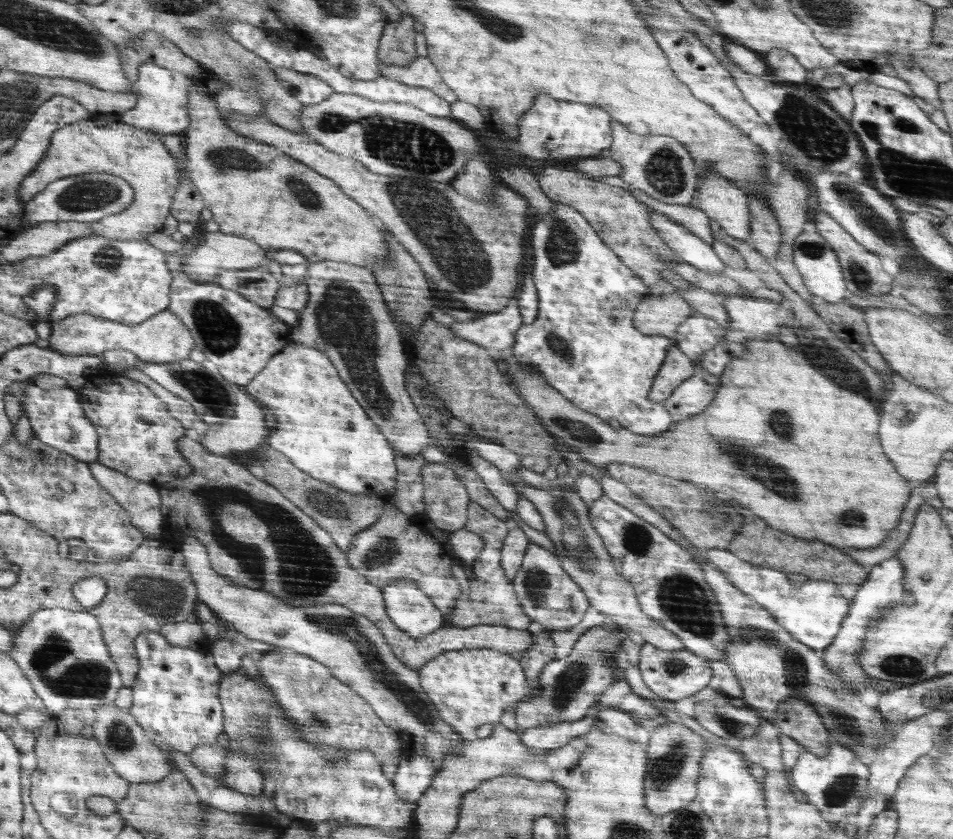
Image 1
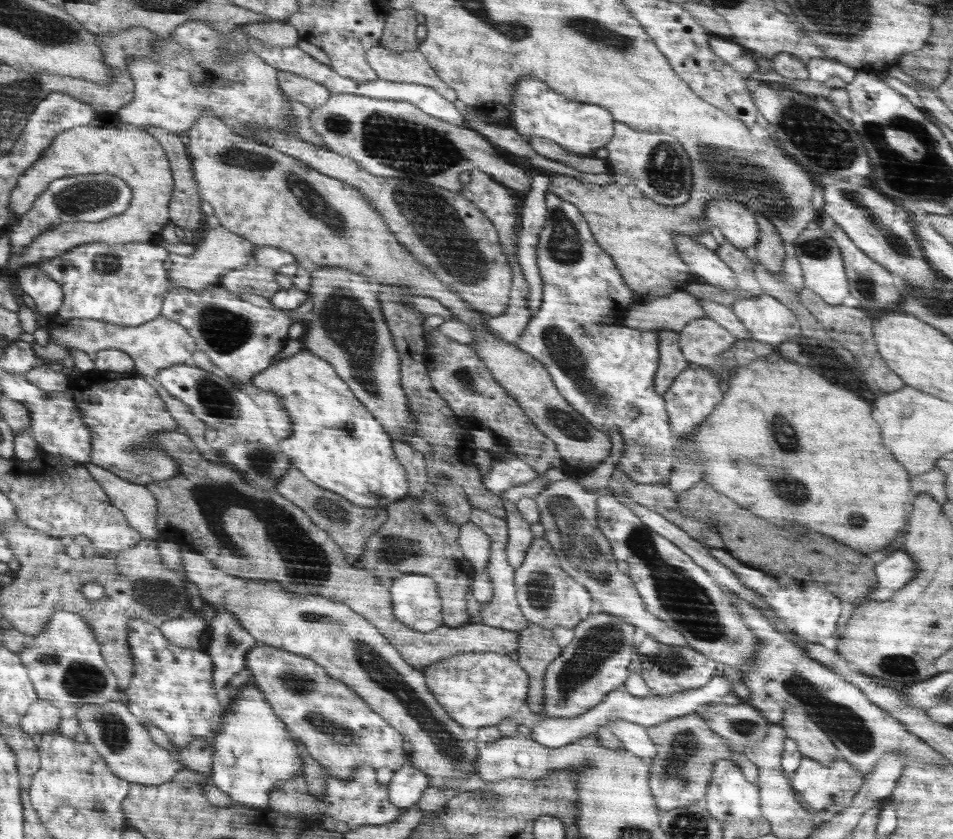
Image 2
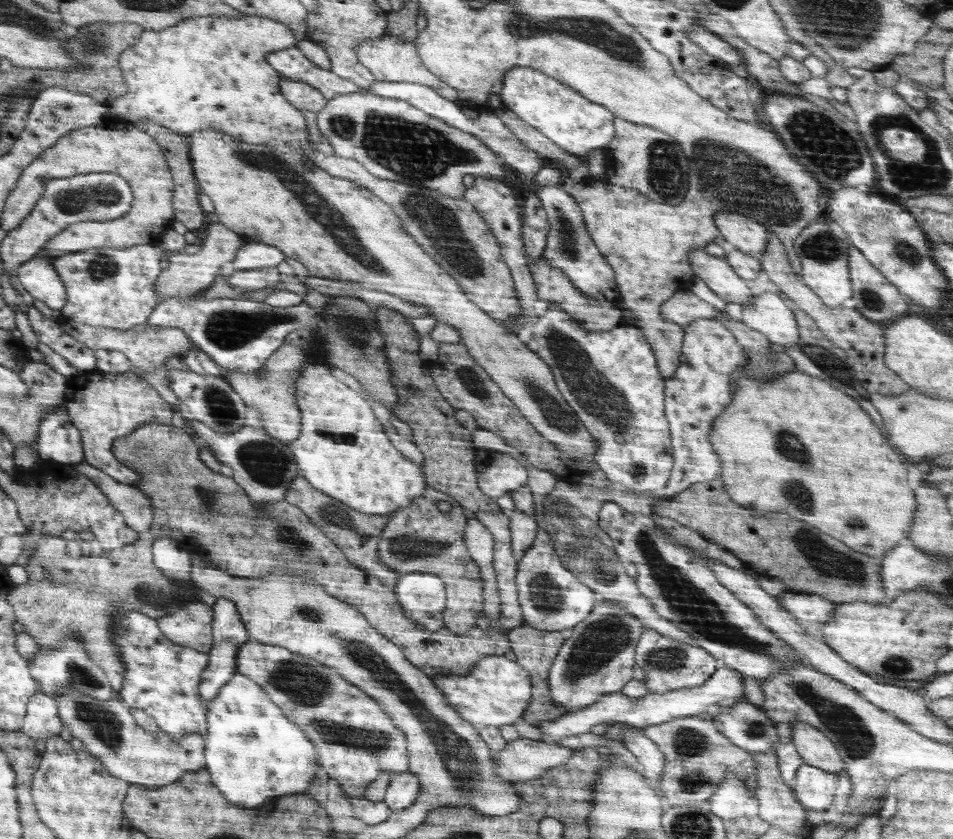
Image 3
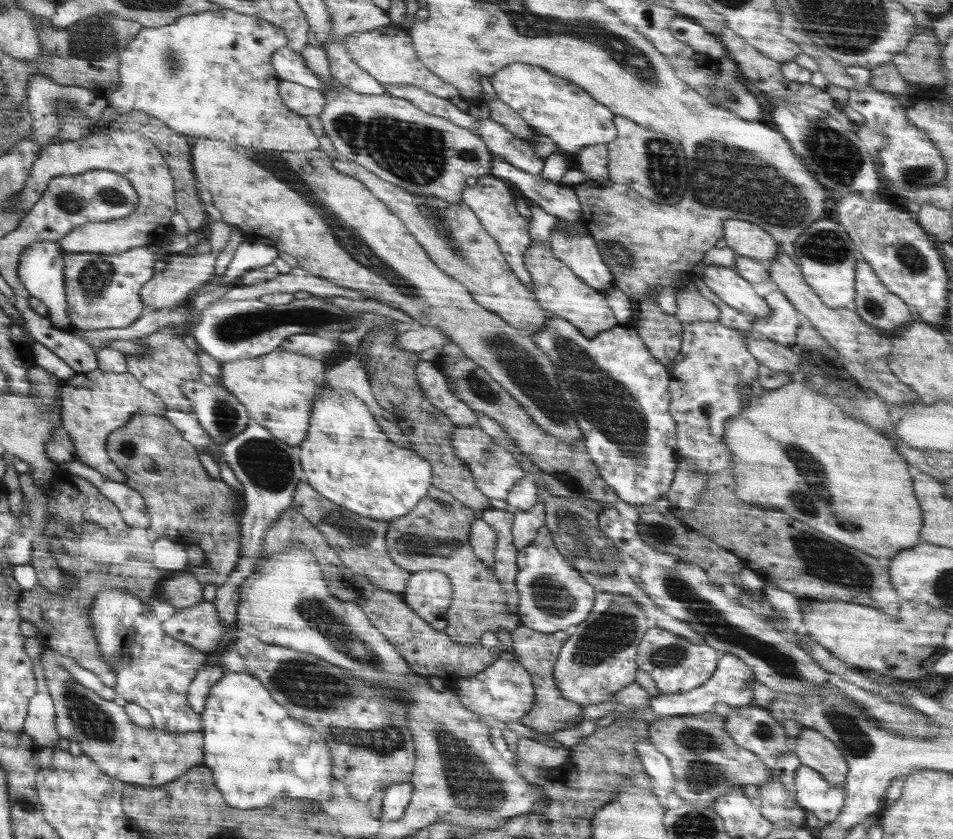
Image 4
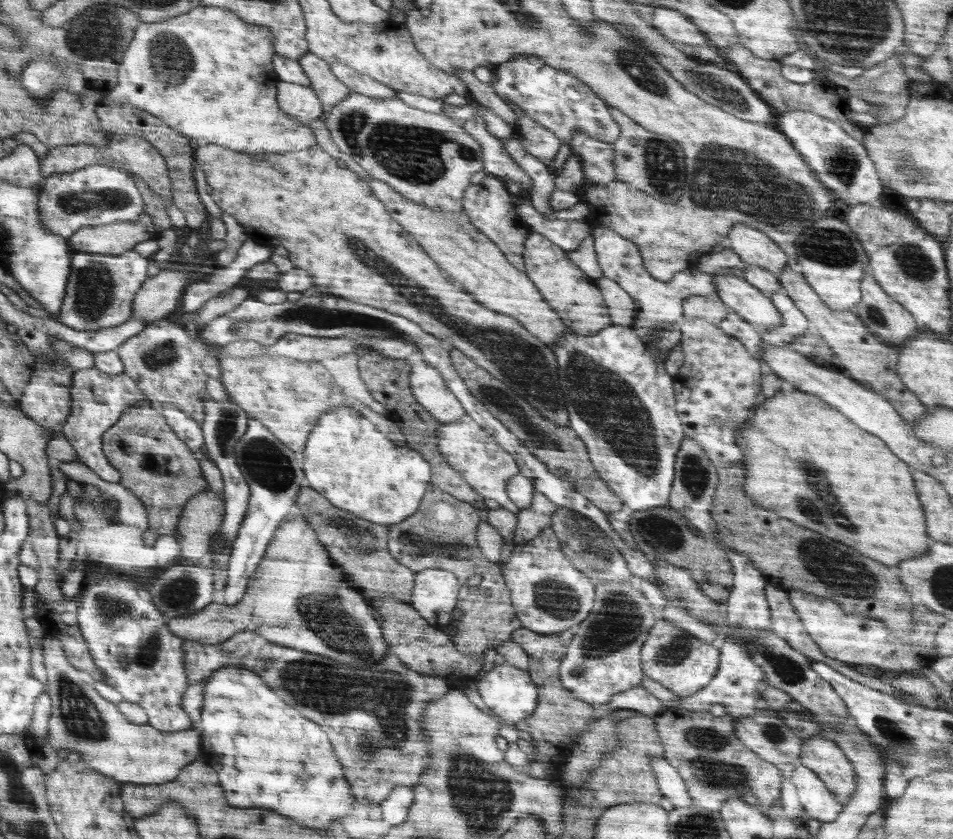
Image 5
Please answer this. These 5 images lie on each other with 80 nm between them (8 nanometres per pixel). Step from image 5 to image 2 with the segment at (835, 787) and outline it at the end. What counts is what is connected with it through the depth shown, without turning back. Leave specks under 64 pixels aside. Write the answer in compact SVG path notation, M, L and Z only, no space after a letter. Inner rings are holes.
M794 706L787 708L785 718L780 724L785 728L788 738L797 744L803 756L813 758L824 766L830 766L838 757L837 748L832 744L830 737L805 713L805 710Z

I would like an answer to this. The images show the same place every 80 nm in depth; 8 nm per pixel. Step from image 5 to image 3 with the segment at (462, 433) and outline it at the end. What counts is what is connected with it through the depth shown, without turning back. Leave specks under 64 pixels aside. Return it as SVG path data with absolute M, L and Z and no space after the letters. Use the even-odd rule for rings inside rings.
M474 446L473 452L477 483L486 496L497 499L526 485L527 470L512 456Z

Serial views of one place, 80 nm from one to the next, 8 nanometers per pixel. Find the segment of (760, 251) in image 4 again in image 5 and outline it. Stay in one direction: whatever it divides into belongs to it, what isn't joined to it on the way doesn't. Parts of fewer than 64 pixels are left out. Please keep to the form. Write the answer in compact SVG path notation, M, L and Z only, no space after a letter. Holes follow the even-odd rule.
M735 224L725 242L748 265L779 272L792 261L781 247L764 232L746 224Z

